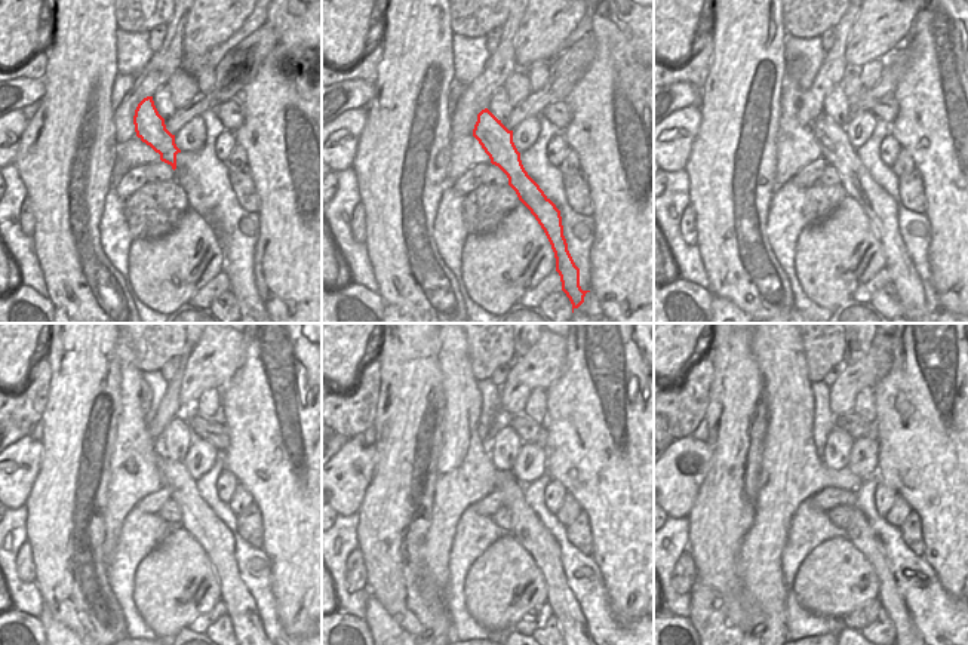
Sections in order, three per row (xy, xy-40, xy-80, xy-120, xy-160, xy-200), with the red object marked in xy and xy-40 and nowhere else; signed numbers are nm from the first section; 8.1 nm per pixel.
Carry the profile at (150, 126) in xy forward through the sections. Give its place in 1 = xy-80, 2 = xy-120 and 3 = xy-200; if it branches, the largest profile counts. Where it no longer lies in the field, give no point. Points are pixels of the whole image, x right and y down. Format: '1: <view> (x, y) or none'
1: xy-80 (878, 205)
2: xy-120 (197, 519)
3: xy-200 (859, 531)

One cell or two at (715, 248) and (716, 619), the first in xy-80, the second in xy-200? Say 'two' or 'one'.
two

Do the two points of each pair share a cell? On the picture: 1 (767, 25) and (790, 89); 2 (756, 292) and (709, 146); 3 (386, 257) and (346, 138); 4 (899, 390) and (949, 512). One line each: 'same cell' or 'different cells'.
1: different cells
2: same cell
3: different cells
4: same cell

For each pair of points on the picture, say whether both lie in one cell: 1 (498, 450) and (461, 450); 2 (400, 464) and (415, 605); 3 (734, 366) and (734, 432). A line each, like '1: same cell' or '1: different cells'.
1: different cells
2: same cell
3: same cell

